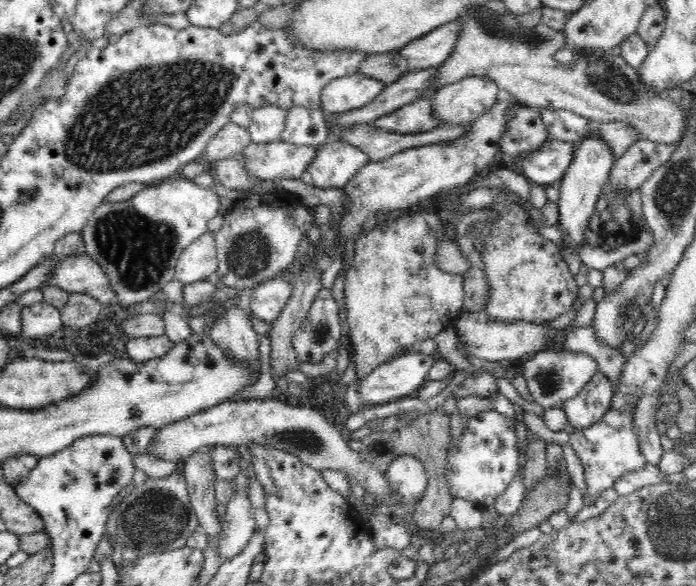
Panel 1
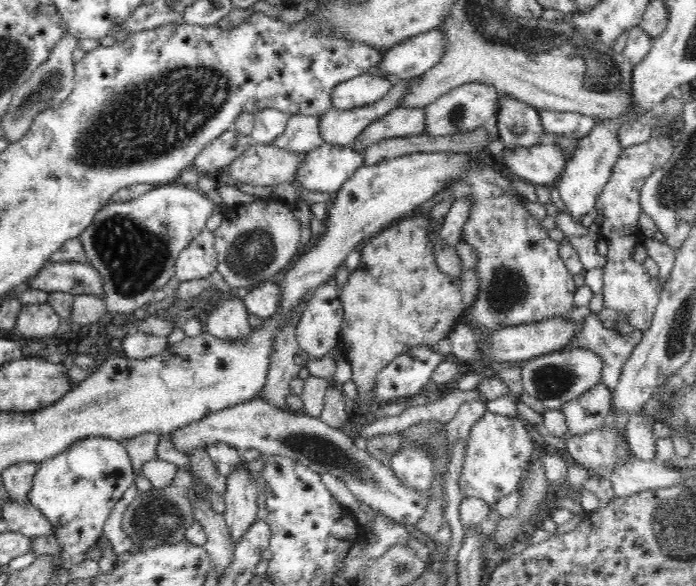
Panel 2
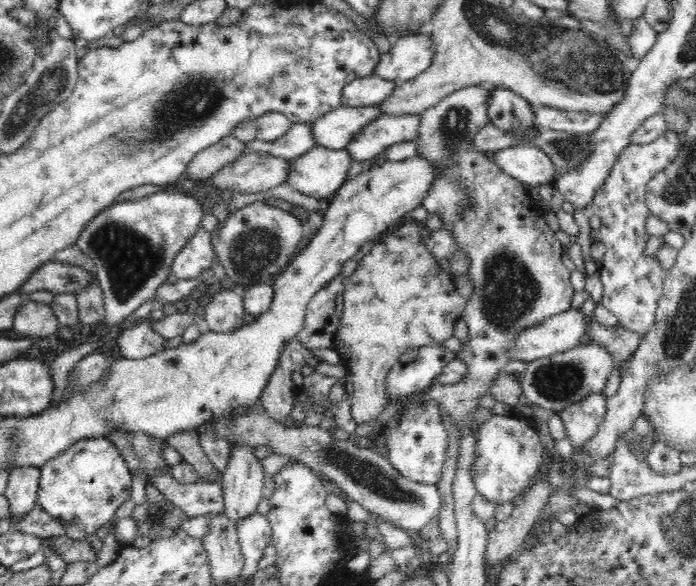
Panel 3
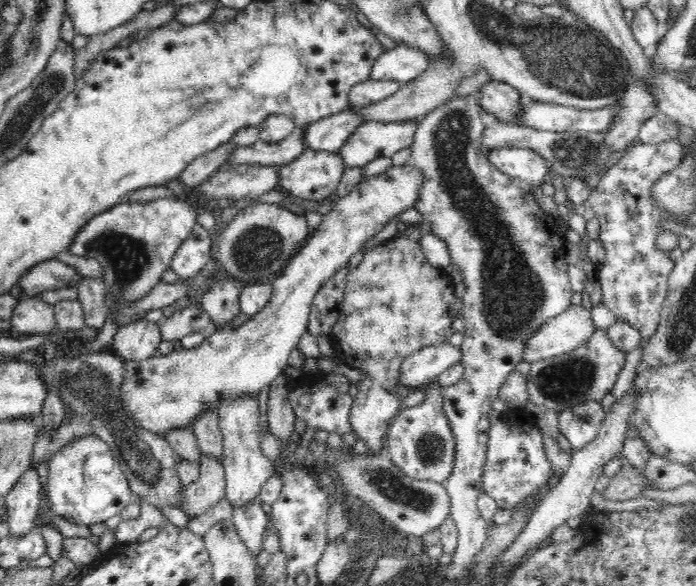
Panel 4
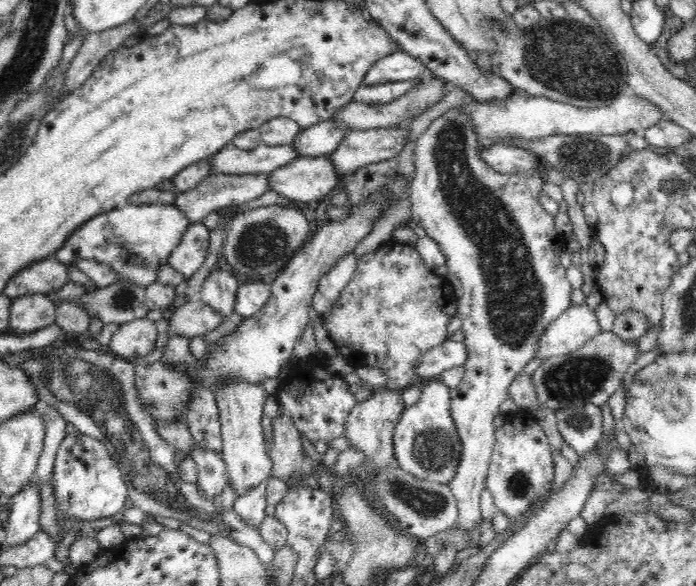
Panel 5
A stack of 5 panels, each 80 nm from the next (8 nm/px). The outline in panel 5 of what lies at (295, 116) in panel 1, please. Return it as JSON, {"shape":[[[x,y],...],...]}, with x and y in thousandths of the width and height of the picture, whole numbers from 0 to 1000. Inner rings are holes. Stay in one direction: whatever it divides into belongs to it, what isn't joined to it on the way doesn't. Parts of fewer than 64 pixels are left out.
{"shape":[[[330,244],[303,266],[303,297],[388,297],[425,268],[418,246],[382,249],[374,244],[365,256],[345,256]]]}

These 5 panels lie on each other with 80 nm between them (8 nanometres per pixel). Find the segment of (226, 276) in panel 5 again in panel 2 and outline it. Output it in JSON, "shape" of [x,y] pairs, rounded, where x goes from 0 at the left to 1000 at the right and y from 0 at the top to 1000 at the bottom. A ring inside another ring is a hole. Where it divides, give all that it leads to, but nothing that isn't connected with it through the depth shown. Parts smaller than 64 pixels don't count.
{"shape":[[[323,507],[297,541],[297,567],[316,577],[352,578],[362,558],[356,551],[356,529],[346,509]]]}

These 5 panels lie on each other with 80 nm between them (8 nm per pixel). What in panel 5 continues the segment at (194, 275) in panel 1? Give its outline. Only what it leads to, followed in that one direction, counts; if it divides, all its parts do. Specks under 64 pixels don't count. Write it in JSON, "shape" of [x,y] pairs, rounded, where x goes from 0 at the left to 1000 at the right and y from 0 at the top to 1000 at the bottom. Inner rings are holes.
{"shape":[[[280,381],[267,392],[261,413],[244,433],[243,451],[264,474],[279,471],[296,444],[302,423],[302,392],[290,381]]]}

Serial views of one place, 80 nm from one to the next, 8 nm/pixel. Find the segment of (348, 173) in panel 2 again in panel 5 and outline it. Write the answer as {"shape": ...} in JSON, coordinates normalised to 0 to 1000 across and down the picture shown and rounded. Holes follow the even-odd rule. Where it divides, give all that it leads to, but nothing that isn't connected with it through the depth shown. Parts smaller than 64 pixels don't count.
{"shape":[[[471,265],[425,268],[411,283],[386,297],[385,324],[435,346],[460,345],[489,312],[490,300],[481,292]]]}

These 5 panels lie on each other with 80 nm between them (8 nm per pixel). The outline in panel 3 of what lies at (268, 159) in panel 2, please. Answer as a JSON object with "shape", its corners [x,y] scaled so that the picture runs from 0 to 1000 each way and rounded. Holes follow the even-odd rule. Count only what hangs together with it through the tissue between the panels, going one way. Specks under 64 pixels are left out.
{"shape":[[[369,259],[348,263],[302,302],[302,319],[305,326],[333,324],[345,331],[382,328],[412,307],[415,276],[382,259],[379,266]]]}

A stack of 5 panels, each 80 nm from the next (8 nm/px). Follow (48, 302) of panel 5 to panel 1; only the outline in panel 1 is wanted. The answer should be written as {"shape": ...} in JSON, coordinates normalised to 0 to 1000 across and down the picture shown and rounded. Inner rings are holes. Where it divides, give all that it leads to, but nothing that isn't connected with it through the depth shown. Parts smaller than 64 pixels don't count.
{"shape":[[[59,514],[32,526],[30,570],[36,584],[57,573],[73,575],[89,556],[89,534]]]}

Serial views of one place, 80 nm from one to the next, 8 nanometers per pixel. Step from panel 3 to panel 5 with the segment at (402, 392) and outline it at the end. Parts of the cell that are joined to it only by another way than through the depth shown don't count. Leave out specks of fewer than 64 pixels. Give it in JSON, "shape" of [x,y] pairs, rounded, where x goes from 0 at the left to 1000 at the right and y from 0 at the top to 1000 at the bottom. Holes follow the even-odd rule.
{"shape":[[[644,577],[635,587],[618,596],[599,616],[596,635],[601,638],[599,655],[608,655],[619,648],[629,648],[631,643],[648,626],[665,625],[672,613],[672,596],[667,582],[657,584]]]}

